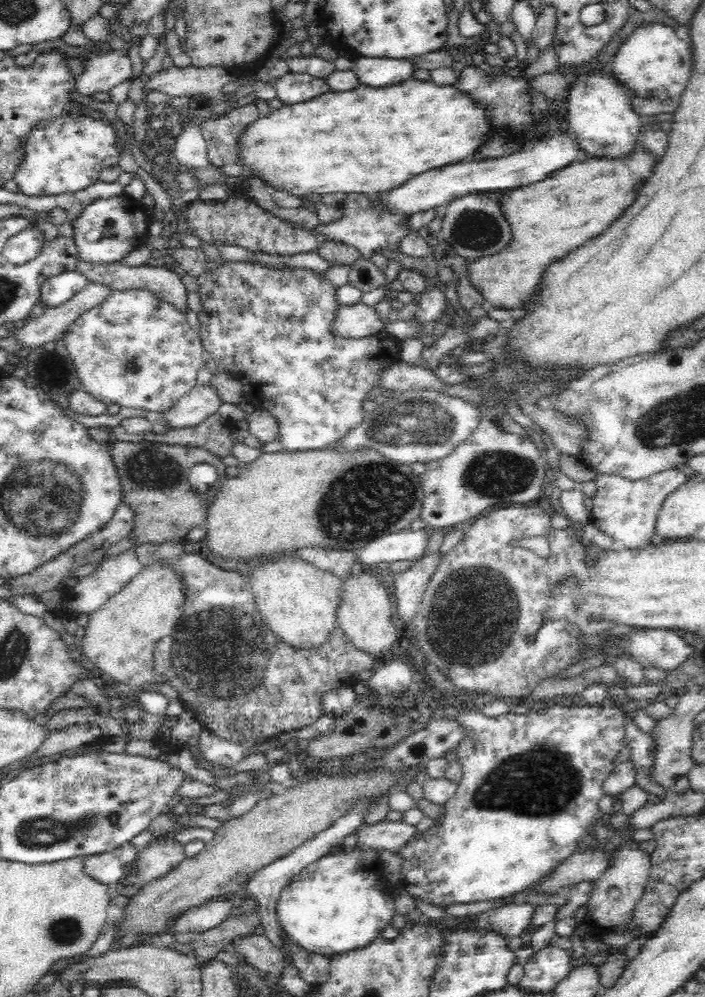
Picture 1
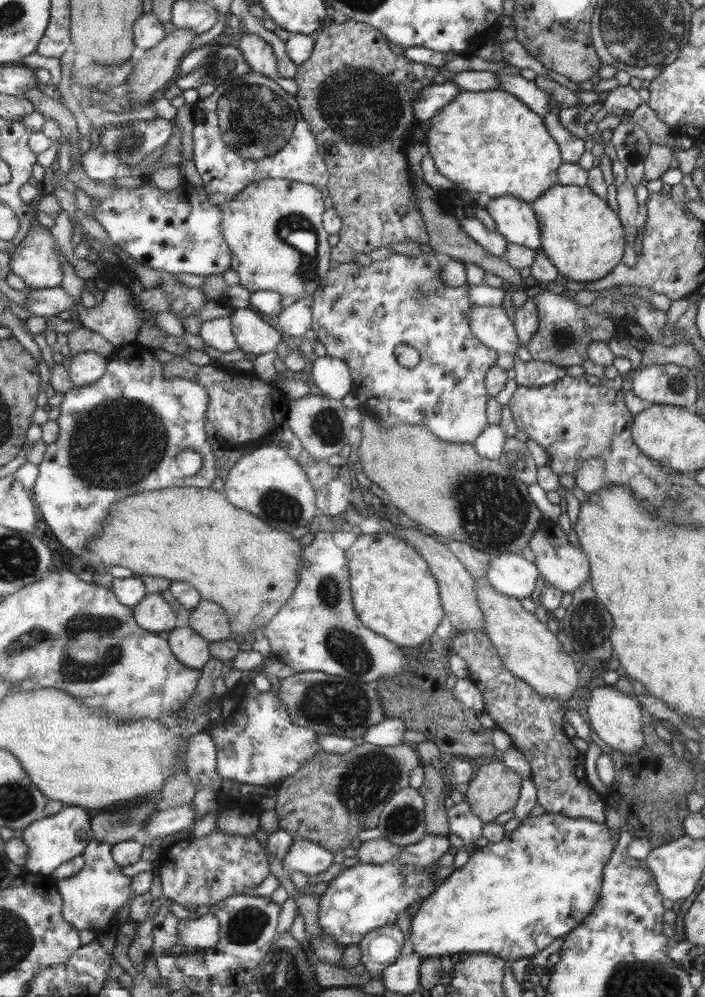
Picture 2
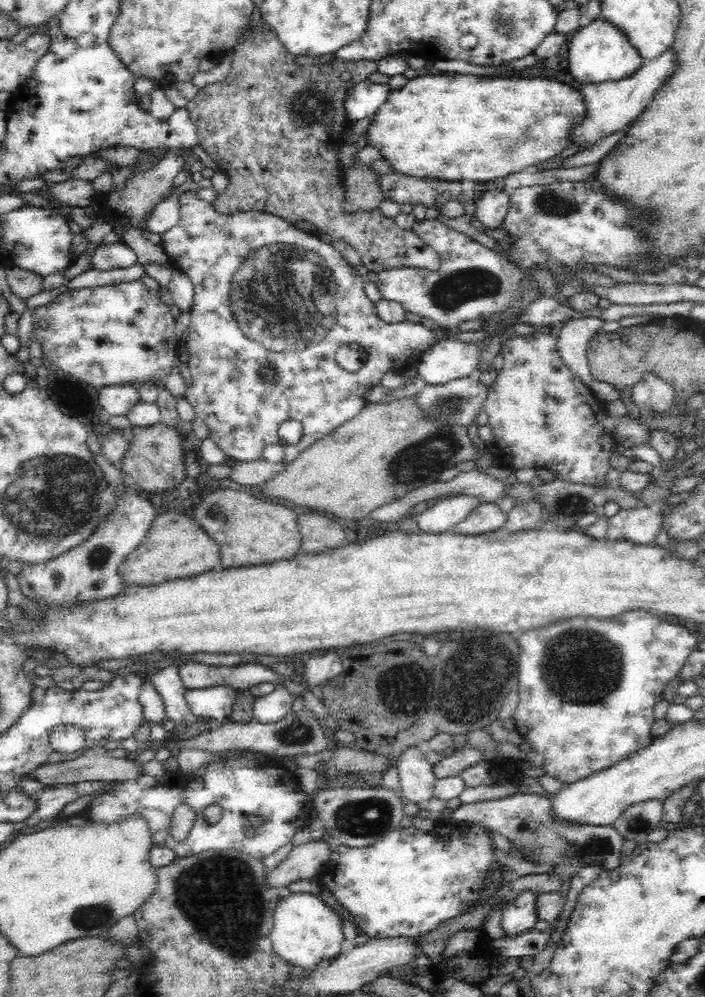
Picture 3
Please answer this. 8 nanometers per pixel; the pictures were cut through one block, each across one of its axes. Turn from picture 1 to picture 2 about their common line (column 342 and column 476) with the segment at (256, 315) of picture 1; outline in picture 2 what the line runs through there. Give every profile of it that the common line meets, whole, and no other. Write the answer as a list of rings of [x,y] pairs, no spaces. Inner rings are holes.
[[[391,251],[383,261],[372,261],[367,266],[354,262],[338,265],[325,274],[311,294],[310,329],[325,347],[327,356],[345,362],[351,378],[350,393],[360,402],[361,409],[378,420],[382,429],[397,423],[424,424],[443,442],[472,444],[487,428],[485,405],[489,396],[484,379],[494,366],[497,353],[472,334],[469,284],[451,288],[440,282],[438,272],[443,260],[435,252],[409,257]],[[399,345],[417,351],[420,359],[414,368],[402,368],[393,357],[393,349]]]

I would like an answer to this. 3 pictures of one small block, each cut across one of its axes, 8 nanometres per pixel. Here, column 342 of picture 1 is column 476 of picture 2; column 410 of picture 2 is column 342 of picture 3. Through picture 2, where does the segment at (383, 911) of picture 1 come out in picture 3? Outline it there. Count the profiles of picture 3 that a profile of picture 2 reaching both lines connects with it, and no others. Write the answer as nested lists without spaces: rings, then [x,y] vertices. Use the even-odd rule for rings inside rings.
[[[294,892],[285,896],[278,902],[273,912],[273,928],[270,930],[269,939],[275,953],[294,967],[313,968],[322,962],[330,962],[340,954],[344,942],[343,920],[340,914],[324,901],[323,895],[308,892]]]

